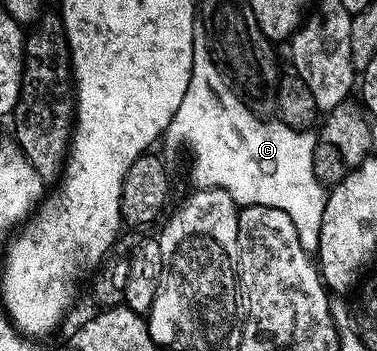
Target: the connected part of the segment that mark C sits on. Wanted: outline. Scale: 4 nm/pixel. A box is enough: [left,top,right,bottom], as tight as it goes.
[166,23,326,254]

